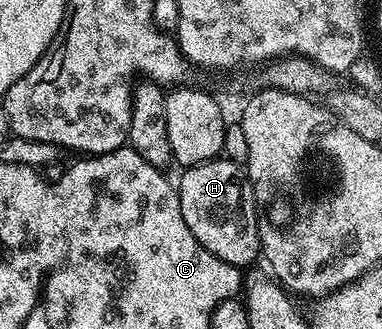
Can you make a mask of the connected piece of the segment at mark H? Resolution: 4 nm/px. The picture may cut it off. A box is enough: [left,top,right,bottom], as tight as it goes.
[176,157,261,269]

